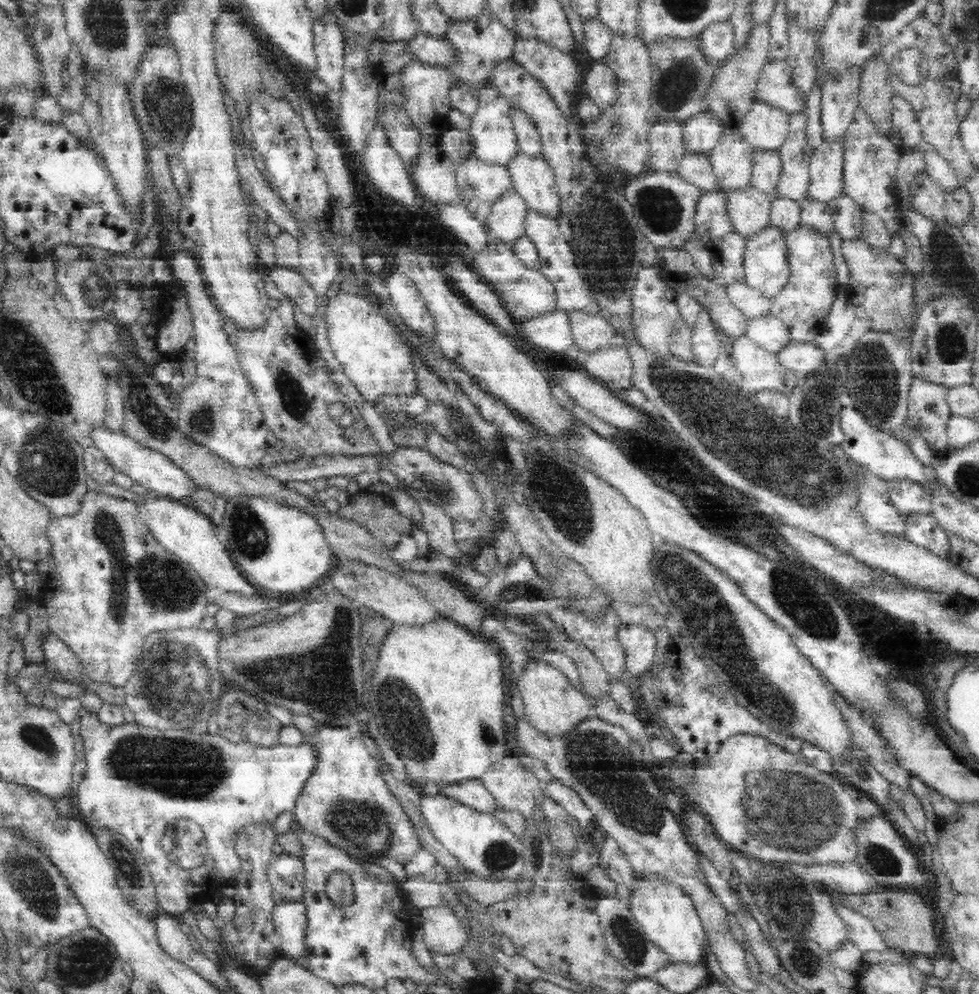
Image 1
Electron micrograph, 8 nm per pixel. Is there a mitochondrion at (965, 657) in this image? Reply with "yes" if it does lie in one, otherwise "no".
no

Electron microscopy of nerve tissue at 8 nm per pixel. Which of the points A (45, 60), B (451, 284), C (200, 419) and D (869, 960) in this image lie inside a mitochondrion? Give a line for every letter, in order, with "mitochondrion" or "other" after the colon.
A: other
B: other
C: mitochondrion
D: other

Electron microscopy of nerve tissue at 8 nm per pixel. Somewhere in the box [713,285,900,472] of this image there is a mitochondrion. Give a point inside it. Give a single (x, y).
(814, 406)

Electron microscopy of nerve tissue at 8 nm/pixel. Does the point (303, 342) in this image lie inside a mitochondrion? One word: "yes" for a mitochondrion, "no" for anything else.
no

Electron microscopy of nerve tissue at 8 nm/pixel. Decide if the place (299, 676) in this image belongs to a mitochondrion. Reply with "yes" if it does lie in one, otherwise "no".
yes

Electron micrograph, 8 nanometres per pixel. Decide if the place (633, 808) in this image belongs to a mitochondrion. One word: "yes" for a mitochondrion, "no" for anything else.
yes

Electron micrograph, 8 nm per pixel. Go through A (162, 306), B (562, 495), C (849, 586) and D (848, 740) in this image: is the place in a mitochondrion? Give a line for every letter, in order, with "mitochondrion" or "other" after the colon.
A: other
B: mitochondrion
C: other
D: other

